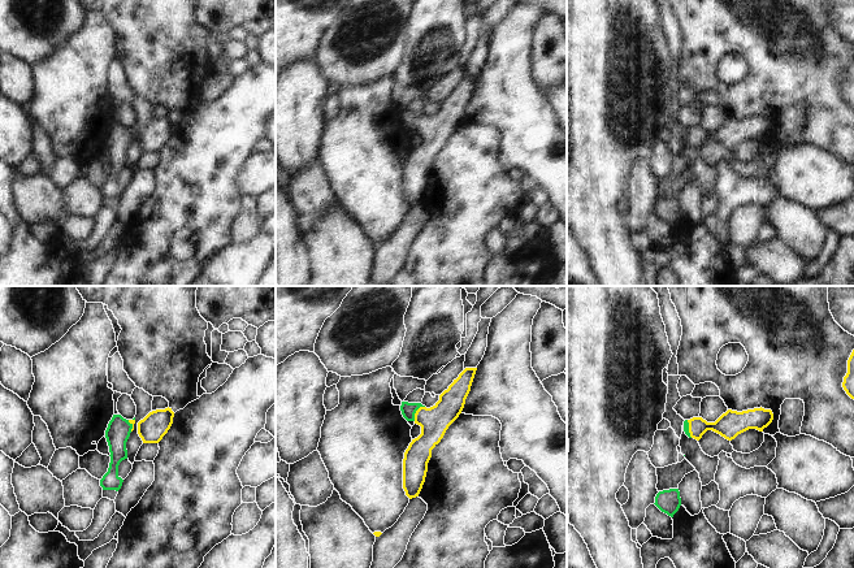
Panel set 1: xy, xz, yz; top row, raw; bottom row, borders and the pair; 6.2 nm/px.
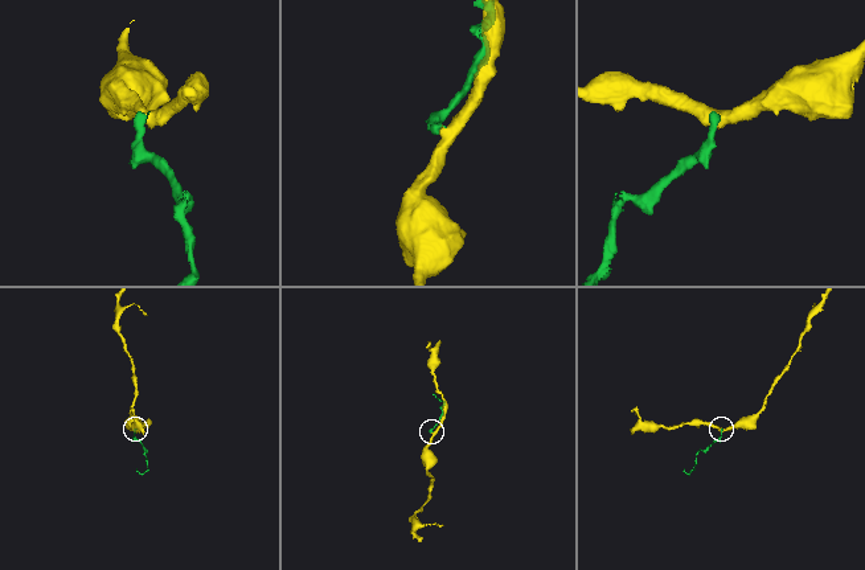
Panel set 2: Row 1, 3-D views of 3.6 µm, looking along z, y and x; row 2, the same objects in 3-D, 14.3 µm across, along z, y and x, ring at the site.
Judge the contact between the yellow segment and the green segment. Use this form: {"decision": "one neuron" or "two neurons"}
{"decision": "one neuron"}

